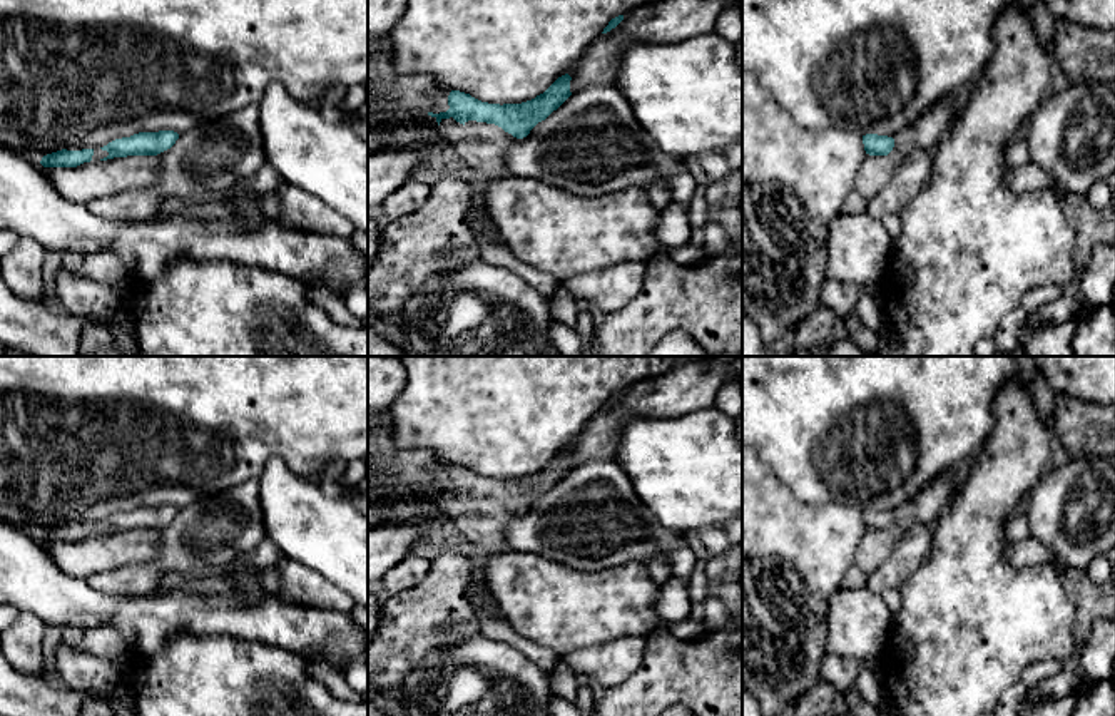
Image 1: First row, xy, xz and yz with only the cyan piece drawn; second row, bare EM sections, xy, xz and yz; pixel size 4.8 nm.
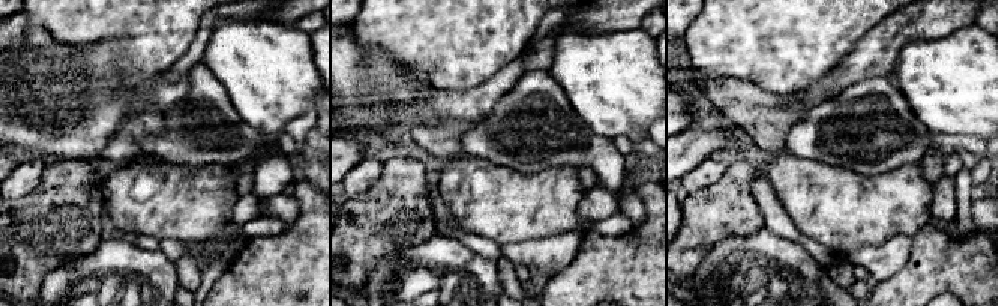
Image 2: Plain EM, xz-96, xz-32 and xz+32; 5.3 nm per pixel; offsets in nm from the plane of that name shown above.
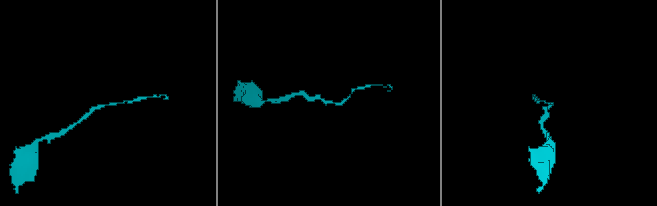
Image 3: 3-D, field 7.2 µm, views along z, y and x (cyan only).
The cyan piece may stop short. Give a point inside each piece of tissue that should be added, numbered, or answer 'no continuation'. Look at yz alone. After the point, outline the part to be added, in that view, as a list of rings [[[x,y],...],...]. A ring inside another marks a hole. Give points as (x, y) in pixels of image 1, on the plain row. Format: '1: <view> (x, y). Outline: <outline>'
1: yz (925, 509). Outline: [[[955,470],[941,472],[916,497],[893,512],[894,522],[886,532],[894,540],[899,540],[913,525],[934,529],[943,514],[943,507],[951,502],[956,488]]]

